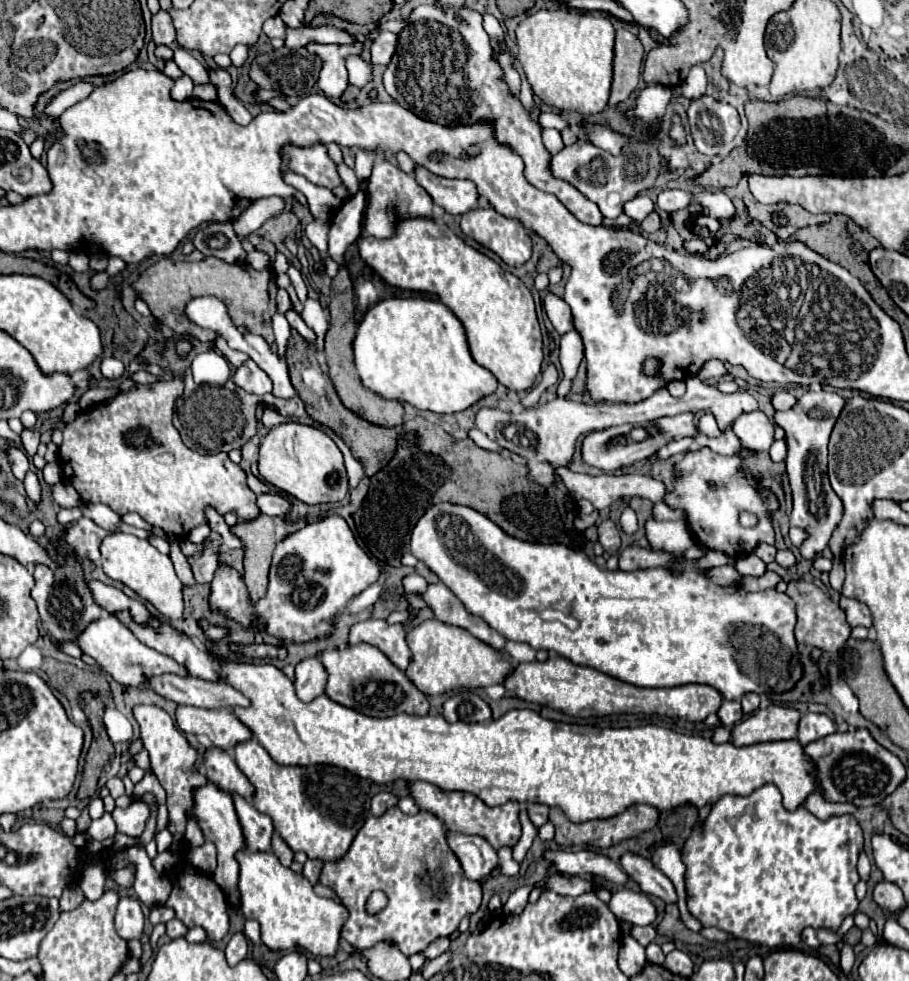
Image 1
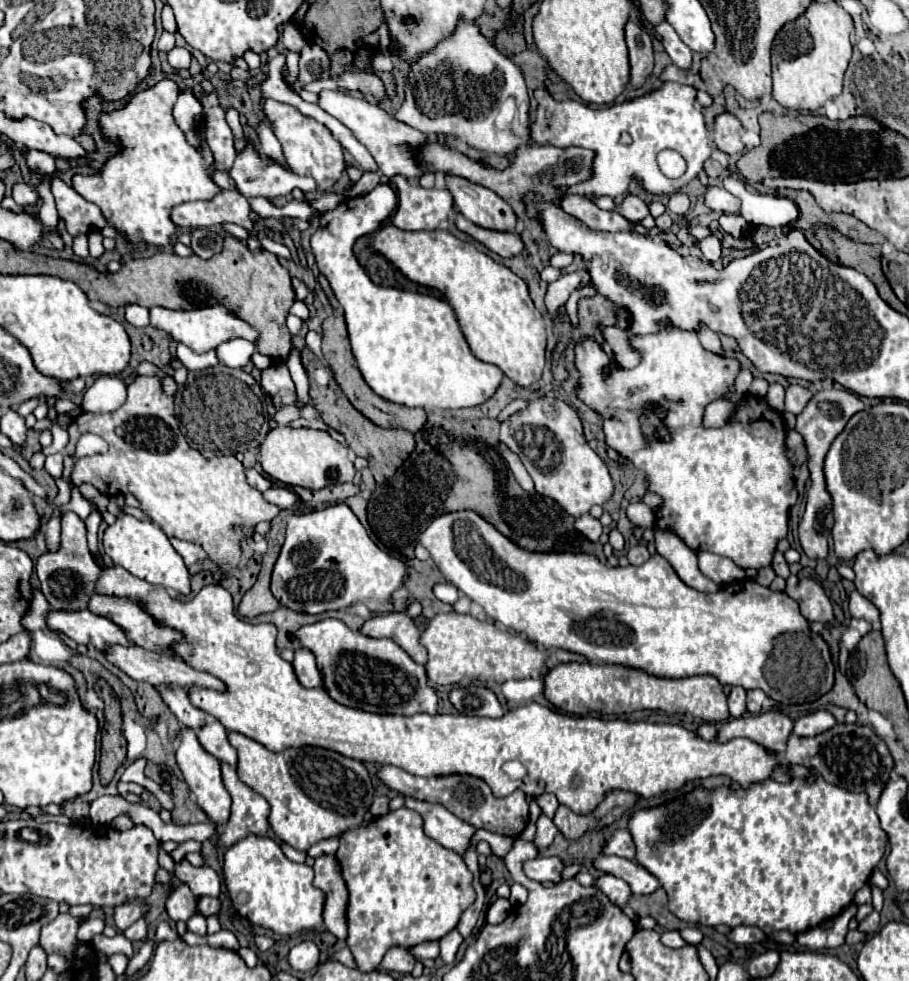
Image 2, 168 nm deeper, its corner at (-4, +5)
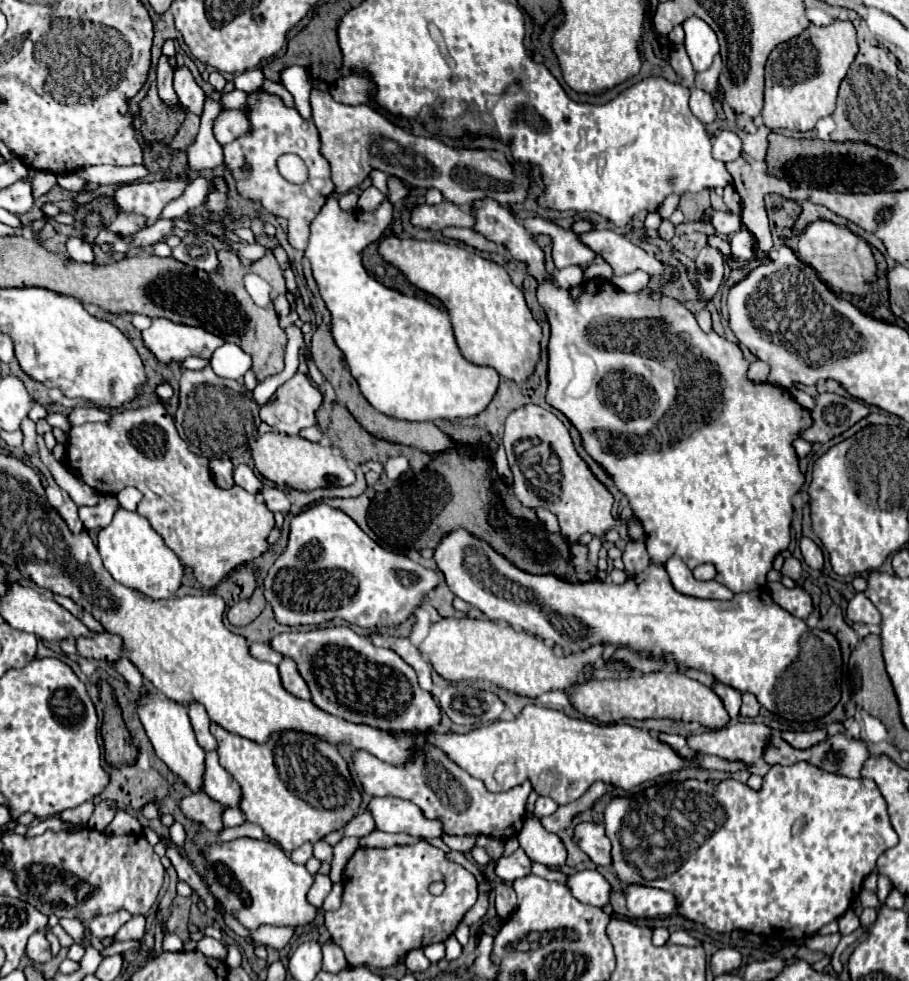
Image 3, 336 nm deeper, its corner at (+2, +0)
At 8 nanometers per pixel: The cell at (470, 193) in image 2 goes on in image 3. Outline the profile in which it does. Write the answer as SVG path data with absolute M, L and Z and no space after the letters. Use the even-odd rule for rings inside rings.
M482 199L482 201L474 201L474 215L476 215L476 225L474 229L478 233L482 233L484 237L488 237L494 243L504 245L514 259L522 261L526 265L528 275L538 279L538 303L542 307L542 311L546 313L546 319L550 323L550 343L548 343L548 391L546 391L546 403L554 409L558 409L560 413L564 413L570 423L578 429L580 439L582 439L582 447L584 451L612 477L614 485L618 487L618 491L622 491L628 501L630 507L634 511L634 517L640 519L644 531L646 531L646 547L648 547L648 555L650 561L658 567L666 565L666 561L670 557L680 557L690 569L694 569L696 565L702 563L712 563L716 567L716 581L726 585L728 589L732 589L732 593L742 593L742 591L752 591L752 589L760 589L766 585L766 573L772 569L774 557L778 553L782 553L784 549L788 549L790 545L790 523L792 523L792 497L796 491L800 491L800 487L804 485L804 475L800 473L798 467L798 455L792 447L794 439L798 439L812 423L812 411L804 409L800 403L796 403L796 399L790 395L788 389L780 387L780 385L772 385L772 383L754 383L748 379L746 371L748 371L748 359L744 357L742 349L738 347L738 343L730 343L724 337L720 337L718 333L704 333L698 323L696 317L676 299L664 295L664 293L654 293L652 289L642 289L638 293L624 293L622 289L618 289L616 285L612 285L610 281L604 283L602 279L588 279L582 283L582 293L578 295L578 299L570 297L570 291L560 289L554 285L552 279L546 277L546 265L544 265L544 251L542 247L538 247L538 243L534 241L532 235L528 235L528 231L514 219L514 215L502 207L498 201L494 199ZM680 403L702 403L702 405L724 405L720 415L714 415L710 421L700 423L700 419L708 419L704 415L704 409L682 409ZM664 425L668 425L670 439L664 439Z

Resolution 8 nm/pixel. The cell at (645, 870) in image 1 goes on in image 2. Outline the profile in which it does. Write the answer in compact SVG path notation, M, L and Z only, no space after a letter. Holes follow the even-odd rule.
M616 830L602 852L604 854L622 856L622 858L628 858L628 860L638 864L638 860L636 860L636 846L634 846L634 840L632 840L628 830Z

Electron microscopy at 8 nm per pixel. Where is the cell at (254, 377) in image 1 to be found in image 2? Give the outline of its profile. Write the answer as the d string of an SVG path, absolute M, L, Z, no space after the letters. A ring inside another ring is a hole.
M274 364L260 372L260 386L266 394L272 394L274 402L280 406L292 404L296 398L294 382L288 374L288 368L284 364Z

